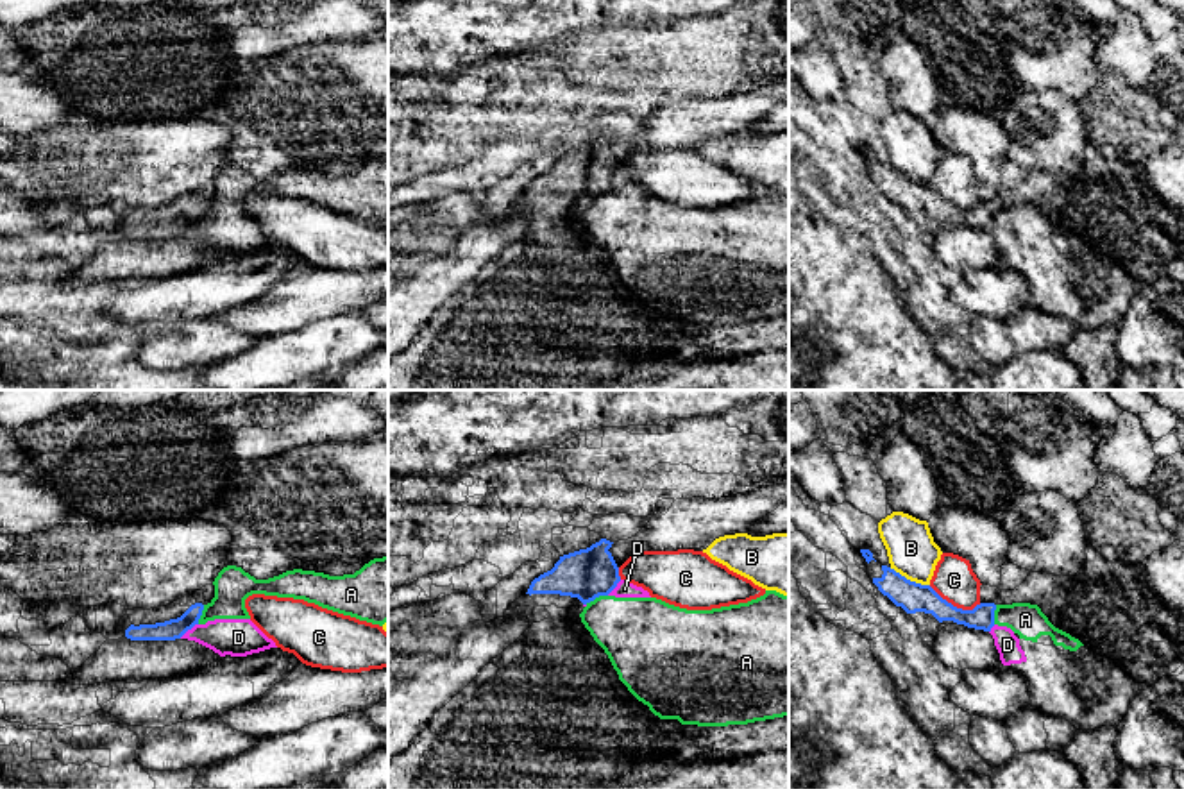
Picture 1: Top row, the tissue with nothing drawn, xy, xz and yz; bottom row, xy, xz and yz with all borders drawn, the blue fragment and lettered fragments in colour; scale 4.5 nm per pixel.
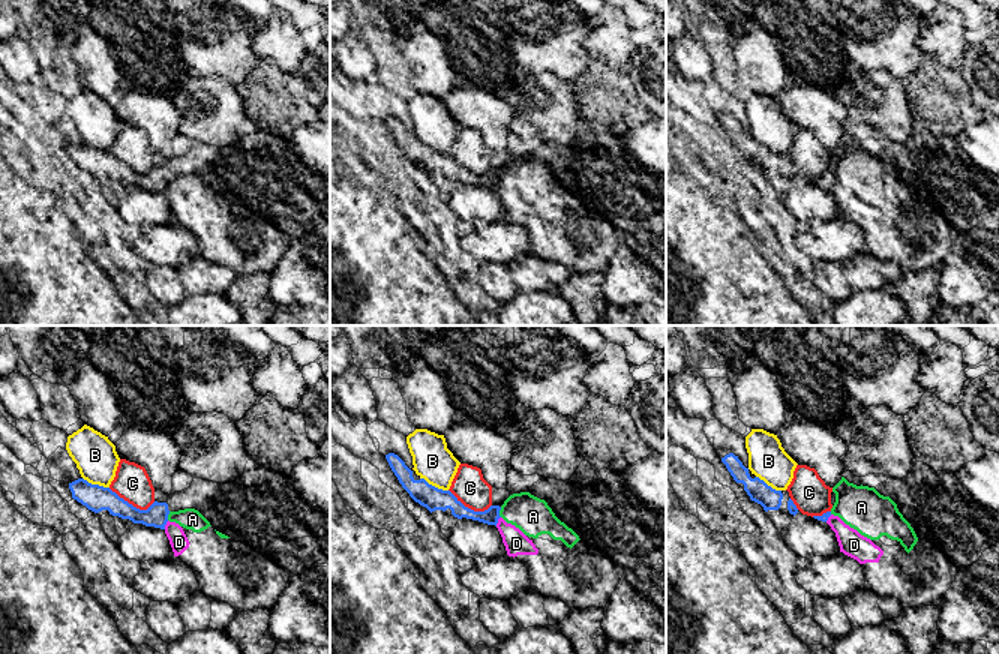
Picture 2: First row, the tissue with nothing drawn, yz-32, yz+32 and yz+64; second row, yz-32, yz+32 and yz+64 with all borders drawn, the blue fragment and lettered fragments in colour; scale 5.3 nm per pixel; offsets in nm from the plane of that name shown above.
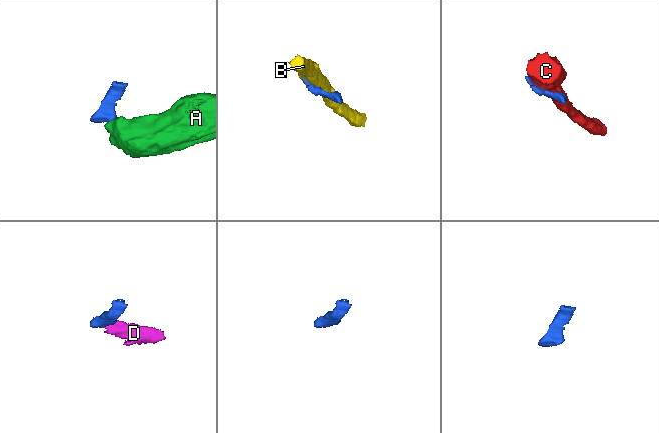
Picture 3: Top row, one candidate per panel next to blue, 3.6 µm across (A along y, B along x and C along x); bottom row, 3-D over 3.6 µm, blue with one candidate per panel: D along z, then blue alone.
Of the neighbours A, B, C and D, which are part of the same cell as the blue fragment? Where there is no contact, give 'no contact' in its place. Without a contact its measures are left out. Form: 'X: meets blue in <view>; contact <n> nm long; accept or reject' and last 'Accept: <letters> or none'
A: meets blue in xz; contact 110 nm long; reject
B: meets blue in yz; contact 200 nm long; reject
C: meets blue in yz; contact 260 nm long; reject
D: meets blue in xy; contact 110 nm long; reject
Accept: none

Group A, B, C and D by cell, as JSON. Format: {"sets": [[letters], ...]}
{"sets": [["A", "D"], ["B"], ["C"]]}

